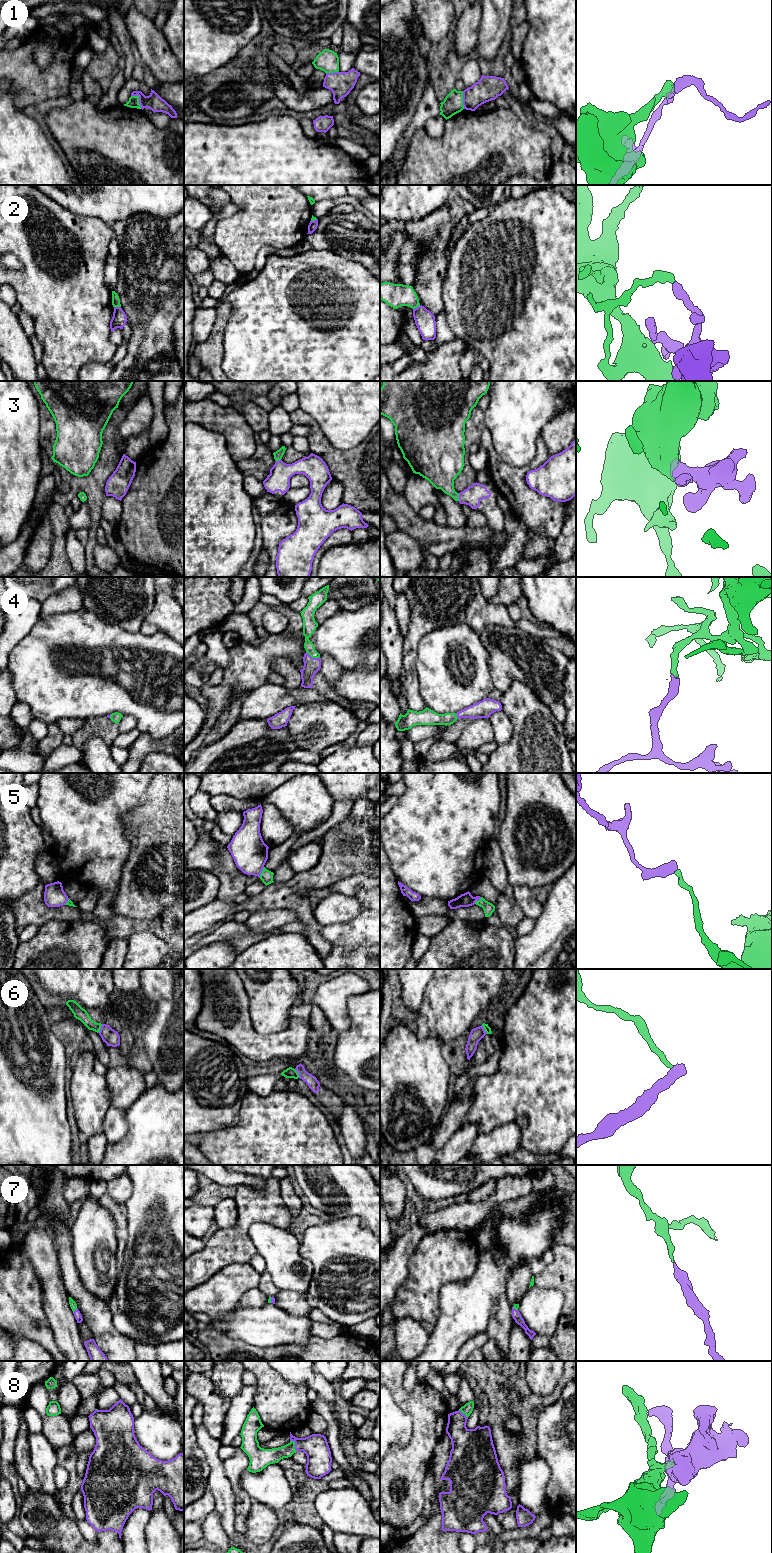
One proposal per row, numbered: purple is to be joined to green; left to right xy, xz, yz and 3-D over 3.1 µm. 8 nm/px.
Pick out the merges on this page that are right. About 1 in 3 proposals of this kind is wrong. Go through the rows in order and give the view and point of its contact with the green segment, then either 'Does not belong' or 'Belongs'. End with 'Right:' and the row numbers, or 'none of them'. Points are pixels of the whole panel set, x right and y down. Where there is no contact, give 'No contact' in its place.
1: Touches green at xy (138, 99). Does not belong
2: Touches green at yz (416, 307). Does not belong
3: Touches green at yz (458, 497). Belongs
4: Touches green at xz (313, 657). Belongs
5: Touches green at xz (262, 872). Belongs
6: Touches green at xy (100, 1028). Does not belong
7: Touches green at xy (75, 1309). Belongs
8: Touches green at xz (294, 1445). Belongs
Right: 3, 4, 5, 7, 8

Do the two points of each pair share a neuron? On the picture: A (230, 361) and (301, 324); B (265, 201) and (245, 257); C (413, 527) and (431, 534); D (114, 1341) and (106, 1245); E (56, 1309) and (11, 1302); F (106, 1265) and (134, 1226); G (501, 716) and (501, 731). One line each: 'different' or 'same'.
A: same
B: same
C: same
D: different
E: different
F: different
G: same

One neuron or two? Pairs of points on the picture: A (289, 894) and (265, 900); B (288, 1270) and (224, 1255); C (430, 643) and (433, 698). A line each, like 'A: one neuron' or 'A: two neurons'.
A: one neuron
B: two neurons
C: one neuron

